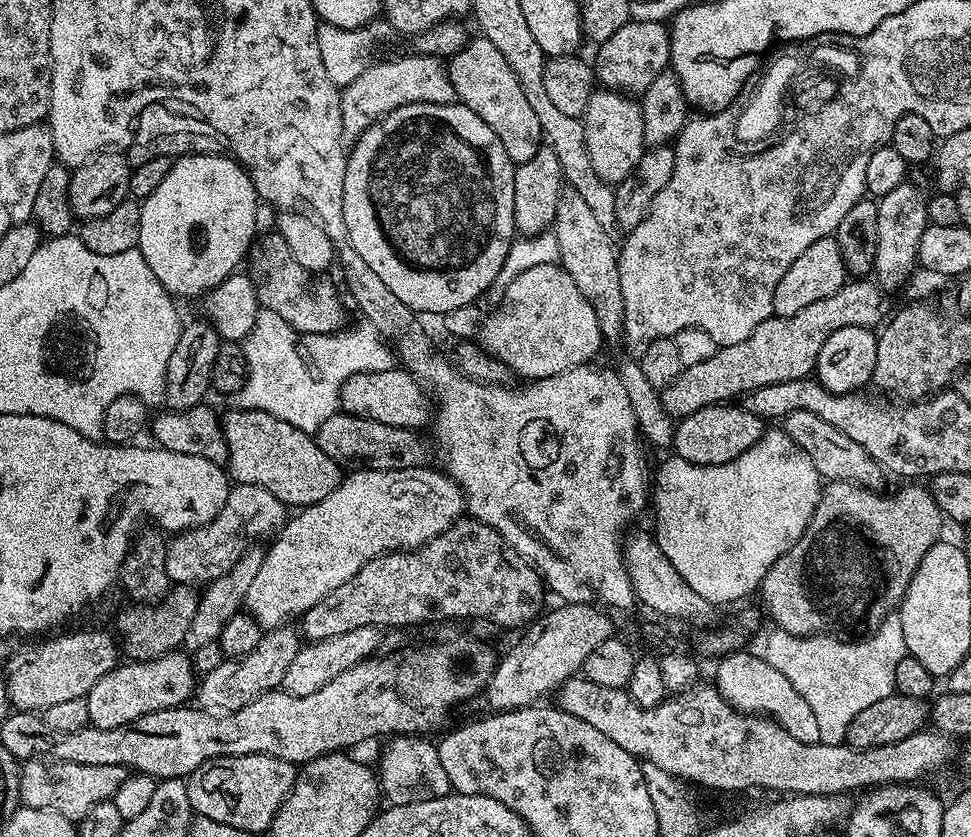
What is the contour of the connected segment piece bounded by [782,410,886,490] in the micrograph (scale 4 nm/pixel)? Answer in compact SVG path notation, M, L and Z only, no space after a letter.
M806 410L790 412L782 421L782 429L802 451L809 455L810 462L814 462L818 474L825 481L841 480L873 490L885 487L883 484L886 473L880 467L879 460L875 460L862 446L858 446L858 442L854 442L854 438L846 438L846 434L842 434L842 430L834 430L834 426L830 426L830 422L822 422L822 418L818 418L818 414Z

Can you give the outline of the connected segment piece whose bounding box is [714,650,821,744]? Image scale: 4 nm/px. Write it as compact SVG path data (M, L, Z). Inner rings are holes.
M734 651L717 661L714 686L722 693L724 700L741 712L765 714L803 744L819 743L821 735L818 721L806 698L798 694L798 690L790 685L790 680L770 666L768 660L757 653L754 655L744 651Z

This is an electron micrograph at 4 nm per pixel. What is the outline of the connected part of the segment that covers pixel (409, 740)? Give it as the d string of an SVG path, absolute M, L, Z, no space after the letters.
M396 734L387 741L384 753L380 756L378 779L383 799L389 805L406 806L416 802L426 802L442 798L453 791L446 769L438 758L436 744L420 734Z

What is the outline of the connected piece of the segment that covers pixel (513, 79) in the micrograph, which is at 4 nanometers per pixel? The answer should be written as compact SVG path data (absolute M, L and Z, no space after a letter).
M483 38L471 39L467 48L447 61L446 67L459 103L473 108L482 122L486 122L494 130L494 134L498 134L513 165L527 162L529 158L534 158L534 154L538 154L542 146L538 117L534 115L530 98L526 98L514 70L510 70L510 62L502 58L494 42Z

